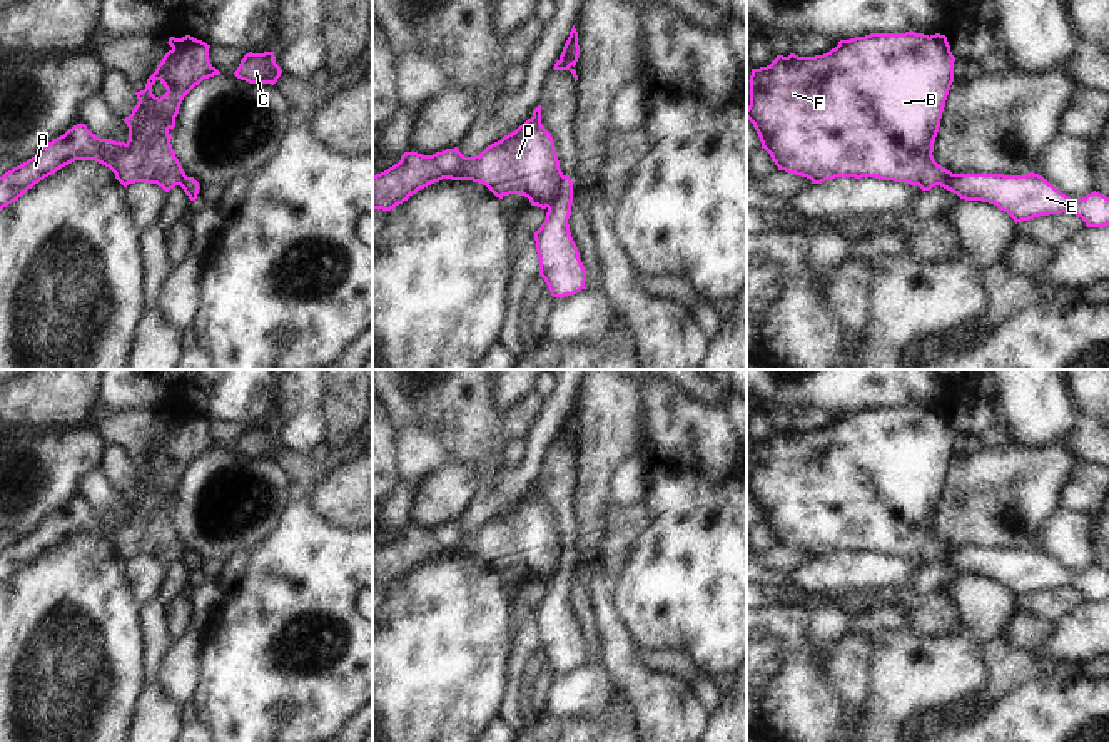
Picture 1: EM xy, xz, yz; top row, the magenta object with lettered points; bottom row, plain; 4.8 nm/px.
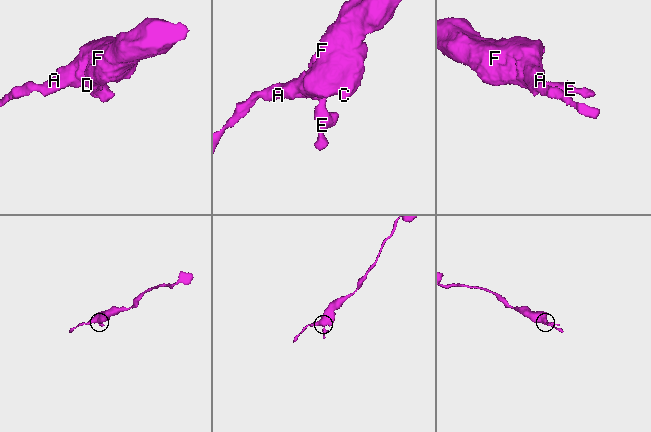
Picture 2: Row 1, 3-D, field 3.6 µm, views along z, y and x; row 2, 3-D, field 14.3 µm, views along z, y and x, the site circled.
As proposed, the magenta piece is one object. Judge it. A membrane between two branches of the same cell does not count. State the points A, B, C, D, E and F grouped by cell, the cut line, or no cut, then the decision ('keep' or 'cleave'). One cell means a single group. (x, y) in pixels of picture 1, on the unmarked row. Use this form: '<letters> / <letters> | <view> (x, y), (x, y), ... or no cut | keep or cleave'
A B C D F / E | xz (565, 550), (555, 572), (546, 580) | cleave

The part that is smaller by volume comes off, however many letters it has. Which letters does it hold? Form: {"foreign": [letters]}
{"foreign": ["E"]}

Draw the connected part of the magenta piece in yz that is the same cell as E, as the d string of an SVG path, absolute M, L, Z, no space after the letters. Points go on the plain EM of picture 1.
M1034 546L1025 550L952 548L949 555L937 560L965 575L994 578L1015 598L1039 590L1074 587L1087 602L1109 600L1109 572L1094 565L1082 573L1071 573Z

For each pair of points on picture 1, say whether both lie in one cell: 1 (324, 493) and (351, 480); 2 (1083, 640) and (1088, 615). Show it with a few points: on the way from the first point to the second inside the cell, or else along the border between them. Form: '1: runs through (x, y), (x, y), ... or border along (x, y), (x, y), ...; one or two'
1: runs through (331, 493), (338, 493), (344, 487); one
2: runs through (1084, 634), (1088, 622); one

